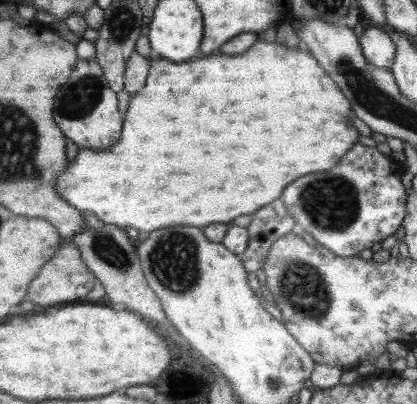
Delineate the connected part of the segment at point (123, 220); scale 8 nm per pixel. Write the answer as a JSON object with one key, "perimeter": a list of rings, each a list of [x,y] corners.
{"perimeter":[[[258,40],[250,49],[243,53],[228,55],[220,53],[219,55],[199,55],[190,61],[178,63],[159,57],[150,58],[150,70],[146,77],[144,88],[137,93],[132,93],[130,104],[123,119],[120,139],[112,143],[108,149],[84,149],[80,147],[76,156],[68,160],[66,169],[60,173],[60,179],[56,179],[56,192],[60,198],[64,198],[68,204],[72,204],[76,210],[94,214],[102,222],[108,222],[116,228],[136,228],[140,232],[152,232],[160,230],[164,226],[196,226],[202,228],[206,224],[214,223],[227,224],[237,216],[244,214],[253,214],[259,208],[274,202],[281,198],[282,191],[292,180],[318,172],[318,170],[332,169],[336,162],[340,162],[340,156],[348,153],[348,149],[358,142],[360,131],[356,129],[356,118],[350,106],[350,102],[345,96],[342,96],[341,90],[336,88],[336,84],[330,80],[330,76],[324,76],[324,69],[316,64],[317,60],[305,48],[284,48],[283,45],[276,42],[263,42]]]}

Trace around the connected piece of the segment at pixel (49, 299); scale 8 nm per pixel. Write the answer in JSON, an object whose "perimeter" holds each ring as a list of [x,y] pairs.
{"perimeter":[[[69,239],[62,240],[55,254],[41,266],[38,276],[30,282],[30,288],[28,288],[28,298],[40,306],[54,306],[54,304],[76,302],[76,300],[96,302],[104,296],[104,286],[91,274],[82,261],[80,250]]]}

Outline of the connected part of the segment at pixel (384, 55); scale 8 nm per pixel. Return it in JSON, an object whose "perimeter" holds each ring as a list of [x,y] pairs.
{"perimeter":[[[378,27],[368,28],[359,38],[359,44],[366,61],[380,68],[391,68],[396,58],[397,47],[388,30]]]}

